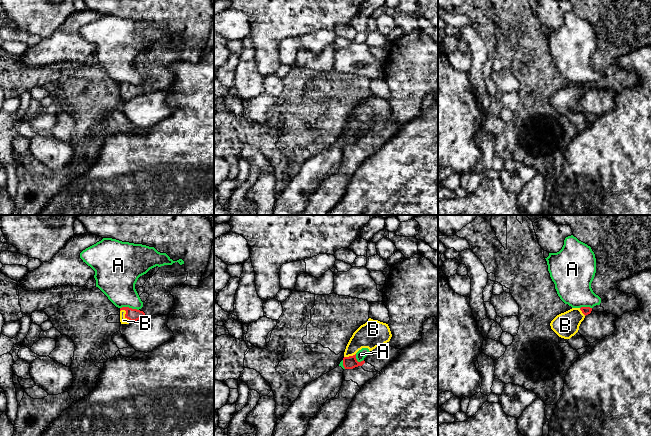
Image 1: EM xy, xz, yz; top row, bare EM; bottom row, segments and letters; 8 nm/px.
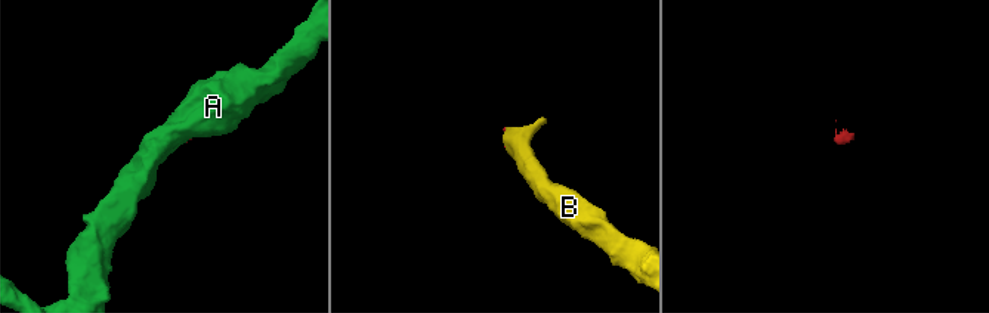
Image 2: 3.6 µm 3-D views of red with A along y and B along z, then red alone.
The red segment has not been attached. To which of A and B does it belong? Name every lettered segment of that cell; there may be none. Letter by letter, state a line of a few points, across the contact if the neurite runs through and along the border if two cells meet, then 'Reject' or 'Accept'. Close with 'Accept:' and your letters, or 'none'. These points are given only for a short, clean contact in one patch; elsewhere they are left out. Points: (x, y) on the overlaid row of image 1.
A: Line: xy (120, 307), (131, 307), (138, 310). Reject
B: Accept
Accept: B

